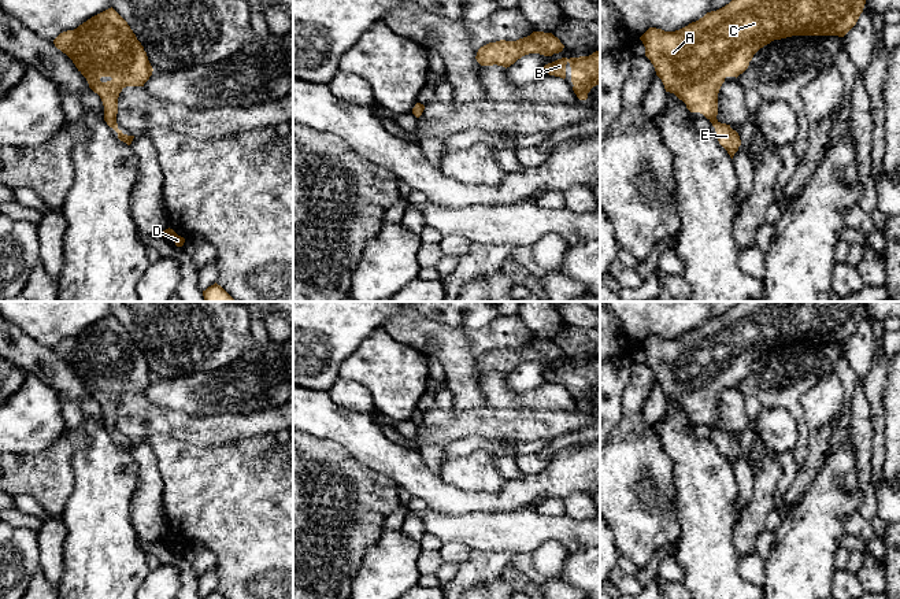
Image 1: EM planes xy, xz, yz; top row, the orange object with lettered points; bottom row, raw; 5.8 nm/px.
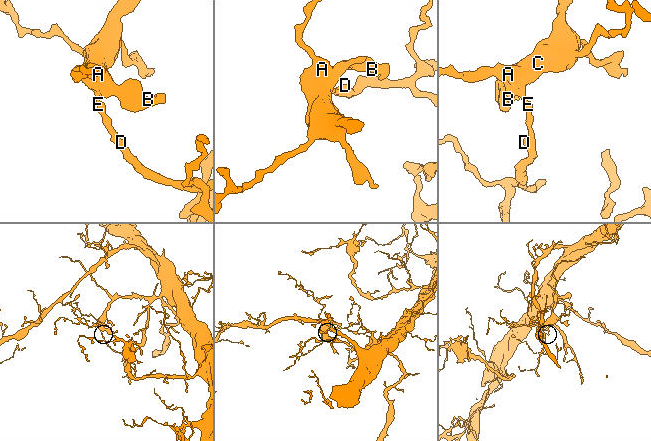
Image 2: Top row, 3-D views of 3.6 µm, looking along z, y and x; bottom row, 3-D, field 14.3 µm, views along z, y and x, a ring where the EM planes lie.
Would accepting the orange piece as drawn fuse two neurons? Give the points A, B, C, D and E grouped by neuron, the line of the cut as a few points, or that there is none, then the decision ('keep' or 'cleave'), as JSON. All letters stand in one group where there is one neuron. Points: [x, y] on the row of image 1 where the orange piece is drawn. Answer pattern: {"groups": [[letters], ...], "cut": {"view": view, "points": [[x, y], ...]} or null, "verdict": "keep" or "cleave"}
{"groups": [["A", "B", "C", "D", "E"]], "cut": null, "verdict": "keep"}

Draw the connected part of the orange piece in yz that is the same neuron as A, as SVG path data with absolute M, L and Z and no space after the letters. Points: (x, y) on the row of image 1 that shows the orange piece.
M732 0L679 30L649 27L640 40L666 92L682 100L690 112L703 114L733 159L741 145L740 136L730 125L716 119L718 93L725 78L742 74L753 55L774 40L792 36L844 37L856 25L864 4L866 0Z

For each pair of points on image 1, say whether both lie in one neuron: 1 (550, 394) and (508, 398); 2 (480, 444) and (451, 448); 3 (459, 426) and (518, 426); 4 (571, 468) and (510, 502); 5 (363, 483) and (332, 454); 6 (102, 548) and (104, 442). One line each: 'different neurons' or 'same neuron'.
1: same neuron
2: same neuron
3: same neuron
4: same neuron
5: same neuron
6: same neuron

